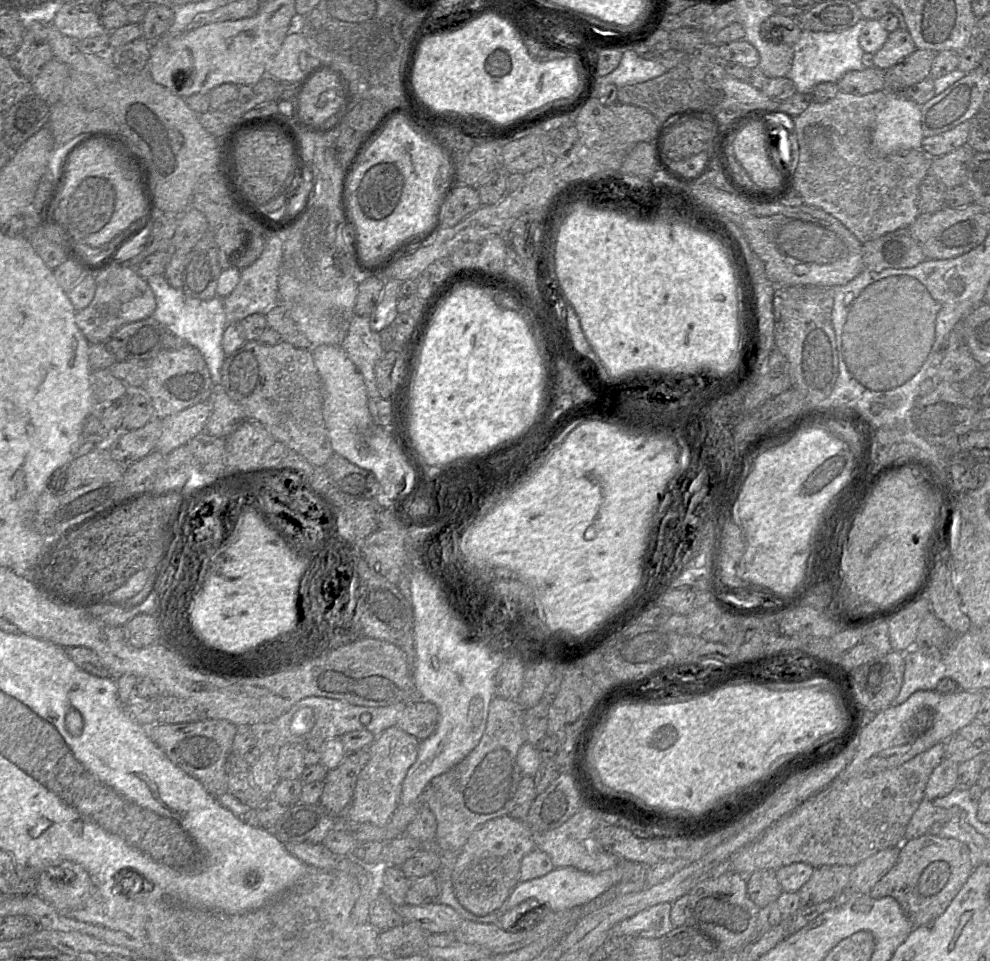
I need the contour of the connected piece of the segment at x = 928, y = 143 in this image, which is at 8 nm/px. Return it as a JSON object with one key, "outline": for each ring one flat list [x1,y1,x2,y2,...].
{"outline":[[965,121,953,129,936,136,924,137,921,150,931,158,948,154,967,144,970,121]]}

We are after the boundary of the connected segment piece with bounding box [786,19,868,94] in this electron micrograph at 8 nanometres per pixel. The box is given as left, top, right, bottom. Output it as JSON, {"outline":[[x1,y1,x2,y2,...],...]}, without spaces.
{"outline":[[861,19,853,27,840,32,802,30,799,40,792,46,792,65,786,76,793,81,796,92,810,93,820,83,837,83,847,72,864,70,861,58,865,52,859,45,859,36,867,21]]}

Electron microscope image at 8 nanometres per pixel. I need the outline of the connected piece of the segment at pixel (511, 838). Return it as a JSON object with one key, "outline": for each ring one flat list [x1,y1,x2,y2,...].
{"outline":[[503,815,478,826,454,856,452,884,458,901,477,916,498,910,520,883,523,857,535,848,534,831,525,820]]}

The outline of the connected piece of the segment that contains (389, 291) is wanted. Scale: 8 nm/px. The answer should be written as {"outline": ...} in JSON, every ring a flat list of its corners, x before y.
{"outline":[[385,279,381,299,369,317,370,328,375,333,380,333,387,328,398,316,398,291,403,282,396,279]]}

